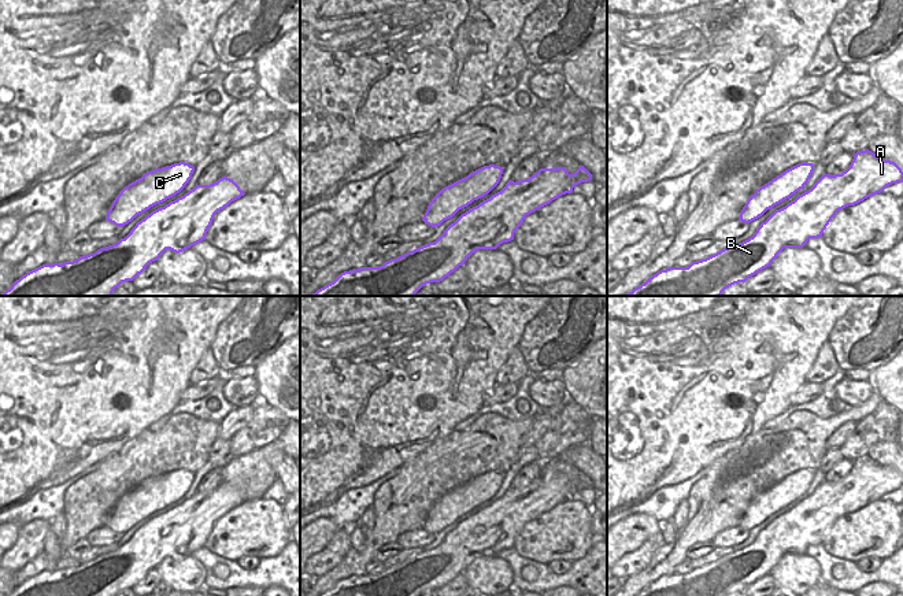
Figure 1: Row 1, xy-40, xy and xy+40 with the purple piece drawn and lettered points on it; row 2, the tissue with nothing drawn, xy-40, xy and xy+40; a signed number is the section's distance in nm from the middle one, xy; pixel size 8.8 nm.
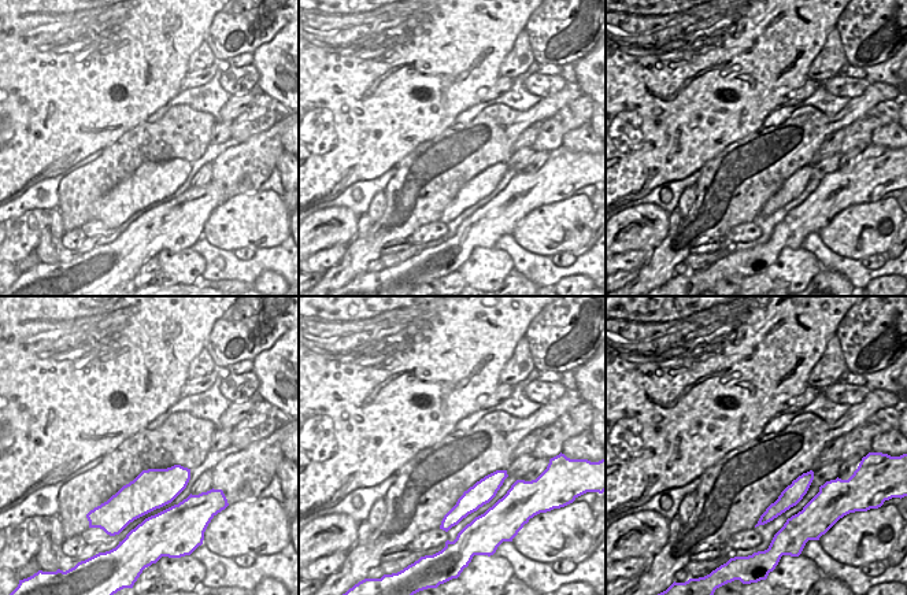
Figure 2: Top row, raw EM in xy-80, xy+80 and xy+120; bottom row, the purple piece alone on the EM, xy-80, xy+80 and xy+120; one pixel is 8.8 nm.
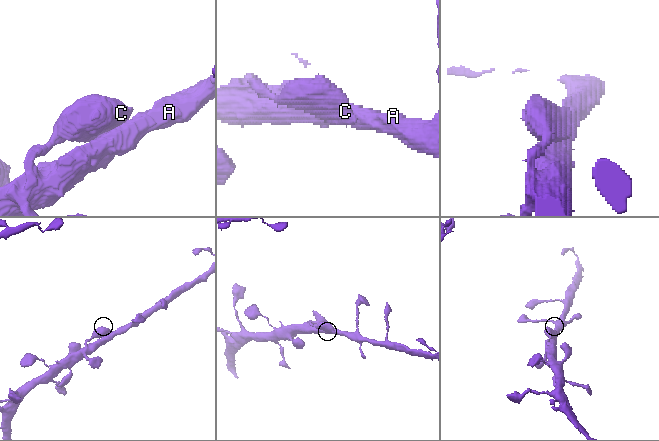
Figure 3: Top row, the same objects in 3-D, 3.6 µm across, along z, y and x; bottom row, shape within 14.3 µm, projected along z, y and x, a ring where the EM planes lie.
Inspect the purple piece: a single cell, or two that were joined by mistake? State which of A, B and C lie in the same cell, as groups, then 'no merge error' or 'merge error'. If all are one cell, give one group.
A B C; no merge error

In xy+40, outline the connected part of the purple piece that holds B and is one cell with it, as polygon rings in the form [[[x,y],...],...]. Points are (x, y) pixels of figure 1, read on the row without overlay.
[[[869,456],[859,458],[845,478],[834,482],[824,481],[811,496],[776,517],[748,547],[692,569],[688,574],[660,577],[634,596],[726,596],[745,589],[769,574],[784,555],[803,555],[810,545],[822,544],[837,518],[881,500],[887,493],[898,489],[903,489],[903,478],[895,469],[884,467]]]

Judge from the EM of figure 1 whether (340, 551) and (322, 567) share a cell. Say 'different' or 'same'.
same

